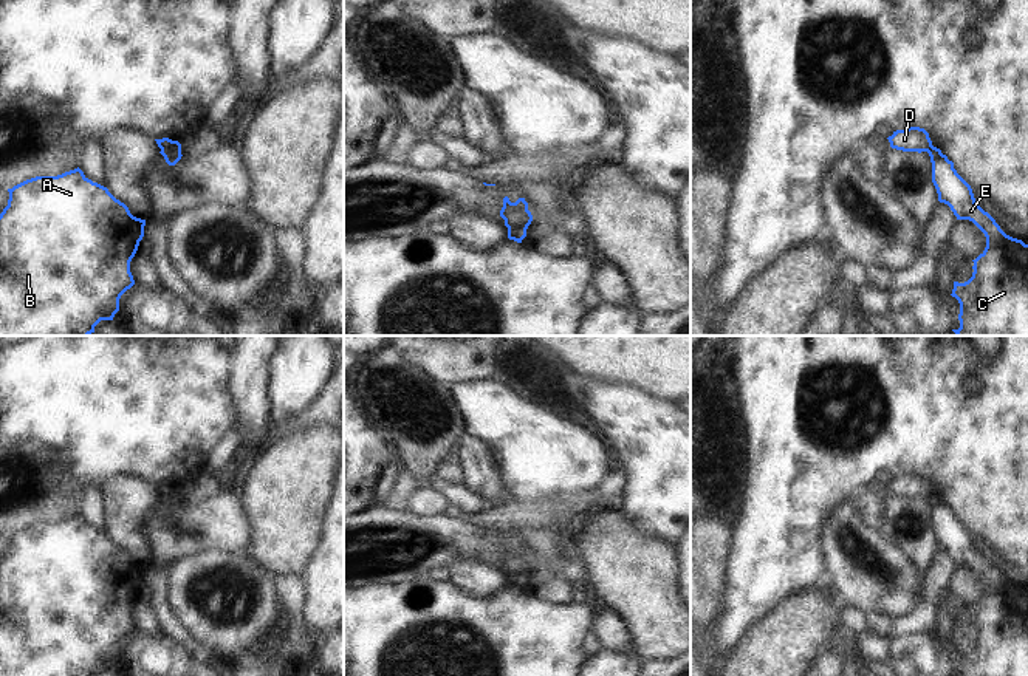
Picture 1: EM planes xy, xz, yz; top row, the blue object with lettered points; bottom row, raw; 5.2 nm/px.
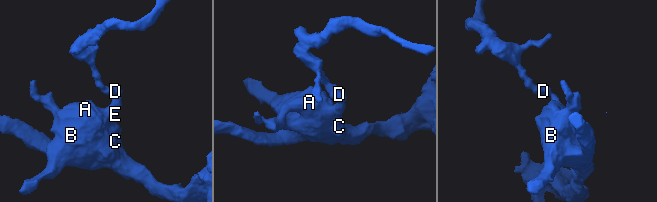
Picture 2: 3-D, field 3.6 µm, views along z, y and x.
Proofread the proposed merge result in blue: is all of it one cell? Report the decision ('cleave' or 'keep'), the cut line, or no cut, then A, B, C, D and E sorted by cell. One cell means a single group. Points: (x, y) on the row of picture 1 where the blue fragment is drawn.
cleave; cut xy (161, 149), (180, 150); groups A B C E / D

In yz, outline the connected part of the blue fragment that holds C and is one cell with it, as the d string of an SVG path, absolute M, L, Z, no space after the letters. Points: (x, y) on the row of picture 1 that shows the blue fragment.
M932 145L929 156L938 201L947 204L957 220L972 221L986 237L985 251L972 260L972 277L965 283L954 282L951 295L960 303L960 328L952 331L957 336L1028 336L1028 244L1006 235L975 203L971 186L940 149Z

